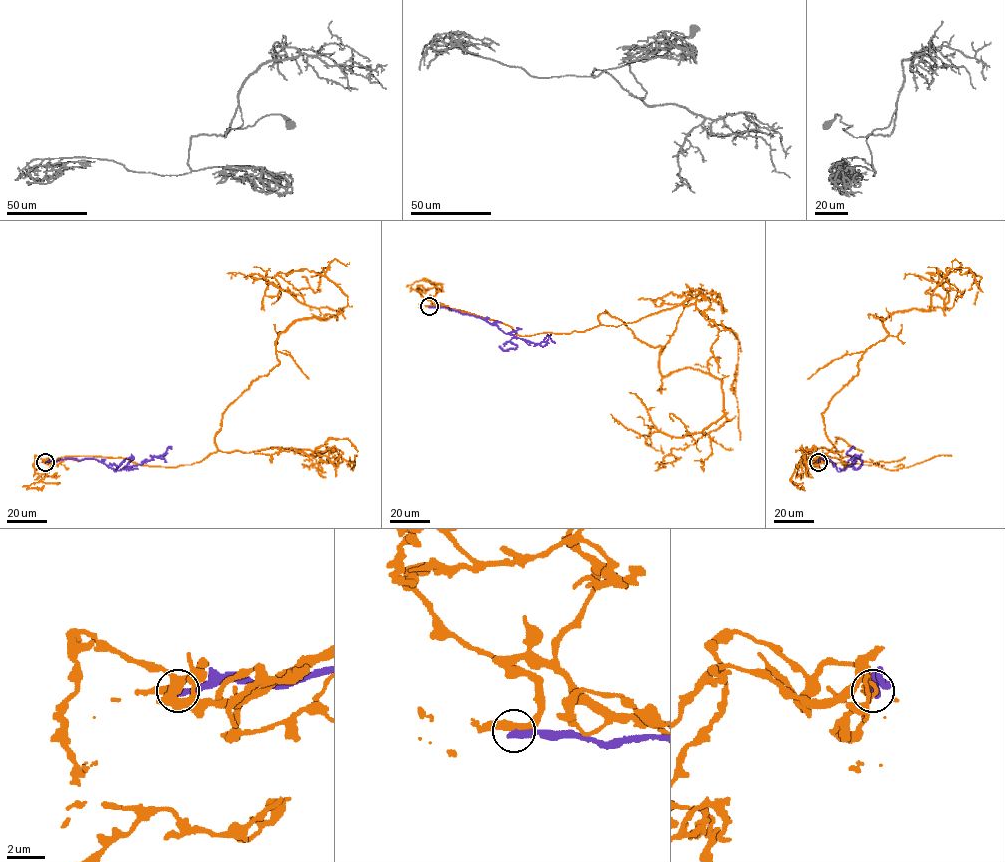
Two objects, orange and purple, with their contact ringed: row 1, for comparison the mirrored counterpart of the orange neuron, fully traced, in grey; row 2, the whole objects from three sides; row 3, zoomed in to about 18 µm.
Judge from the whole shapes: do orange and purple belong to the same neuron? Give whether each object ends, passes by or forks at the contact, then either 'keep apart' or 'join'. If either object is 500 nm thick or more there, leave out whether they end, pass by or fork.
orange passes by | purple ends | keep apart

